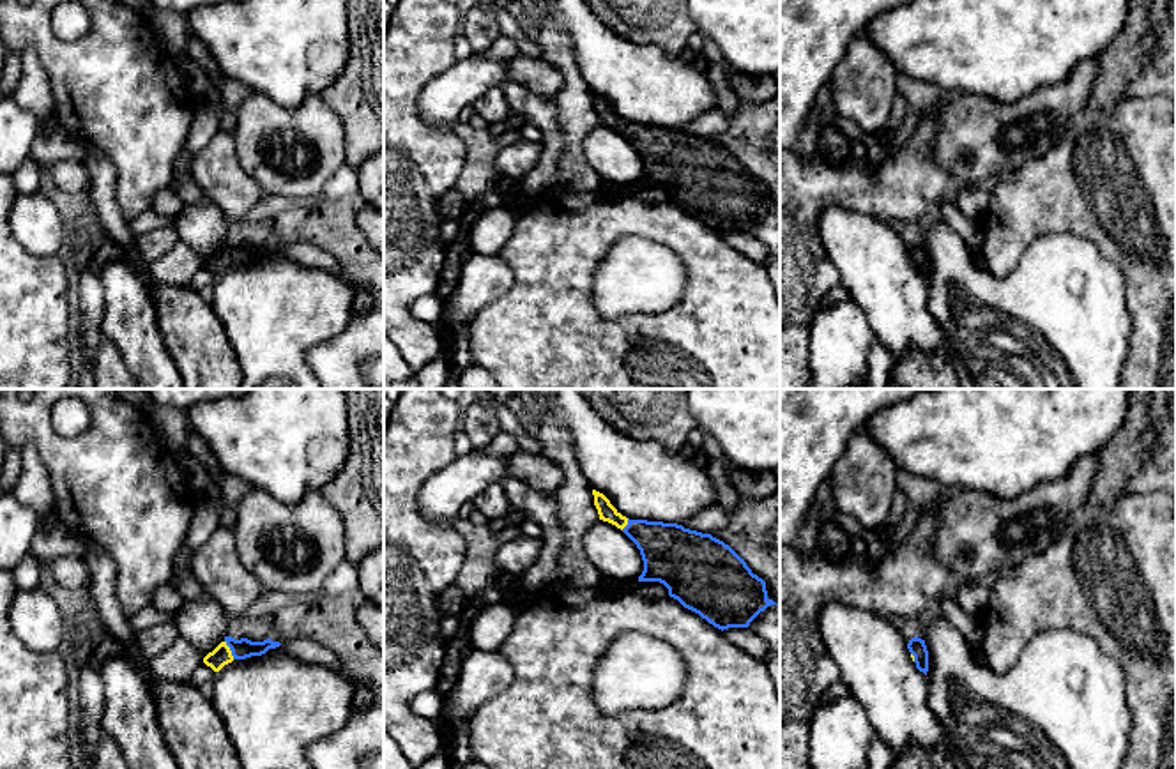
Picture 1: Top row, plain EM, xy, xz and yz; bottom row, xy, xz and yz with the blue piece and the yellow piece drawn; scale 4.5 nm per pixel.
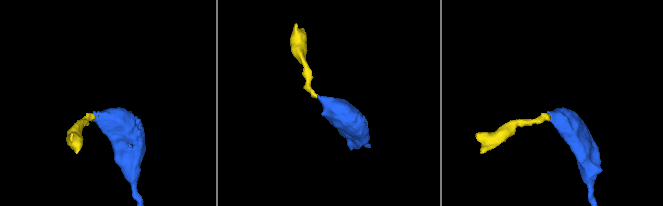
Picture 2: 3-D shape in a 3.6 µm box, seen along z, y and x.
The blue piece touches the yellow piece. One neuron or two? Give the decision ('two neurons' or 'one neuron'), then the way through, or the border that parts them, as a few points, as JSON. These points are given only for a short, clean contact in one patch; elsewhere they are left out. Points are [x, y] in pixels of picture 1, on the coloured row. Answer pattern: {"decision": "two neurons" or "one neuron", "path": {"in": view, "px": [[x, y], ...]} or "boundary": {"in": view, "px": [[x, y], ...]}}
{"decision": "one neuron", "path": {"in": "xy", "px": [[241, 649], [230, 649], [221, 654]]}}

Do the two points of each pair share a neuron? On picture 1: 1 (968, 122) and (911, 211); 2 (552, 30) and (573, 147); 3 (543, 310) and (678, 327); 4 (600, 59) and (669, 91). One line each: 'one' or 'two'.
1: two
2: one
3: one
4: one

